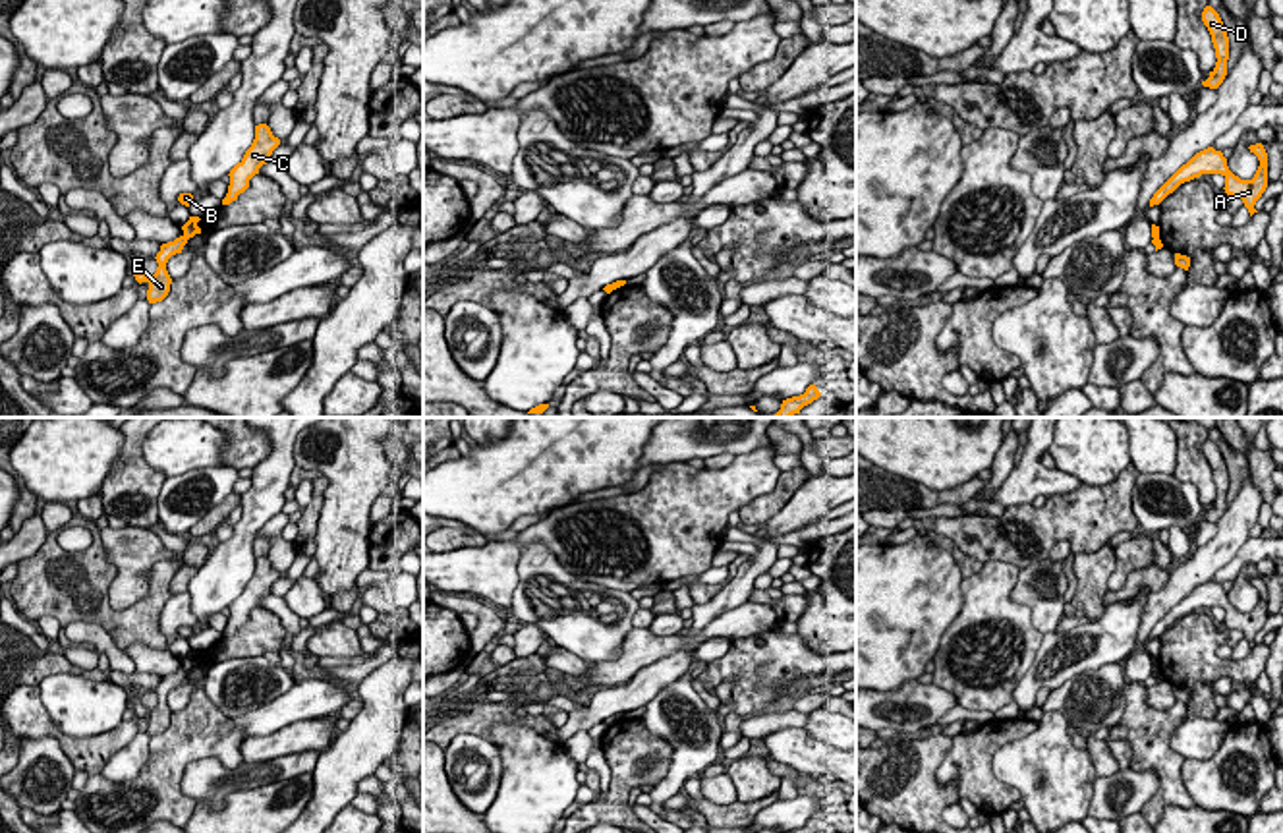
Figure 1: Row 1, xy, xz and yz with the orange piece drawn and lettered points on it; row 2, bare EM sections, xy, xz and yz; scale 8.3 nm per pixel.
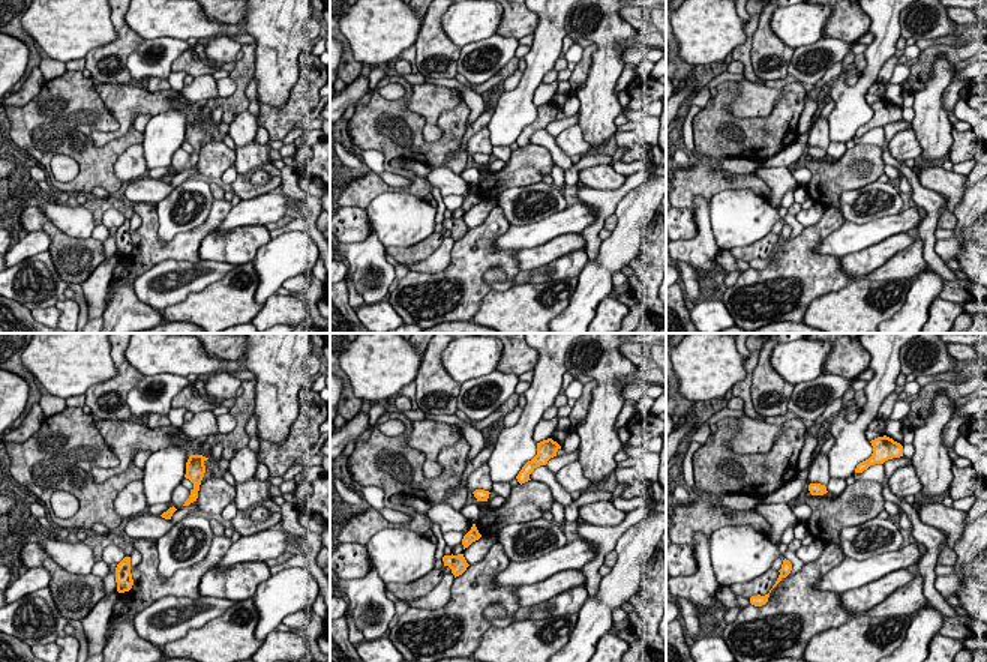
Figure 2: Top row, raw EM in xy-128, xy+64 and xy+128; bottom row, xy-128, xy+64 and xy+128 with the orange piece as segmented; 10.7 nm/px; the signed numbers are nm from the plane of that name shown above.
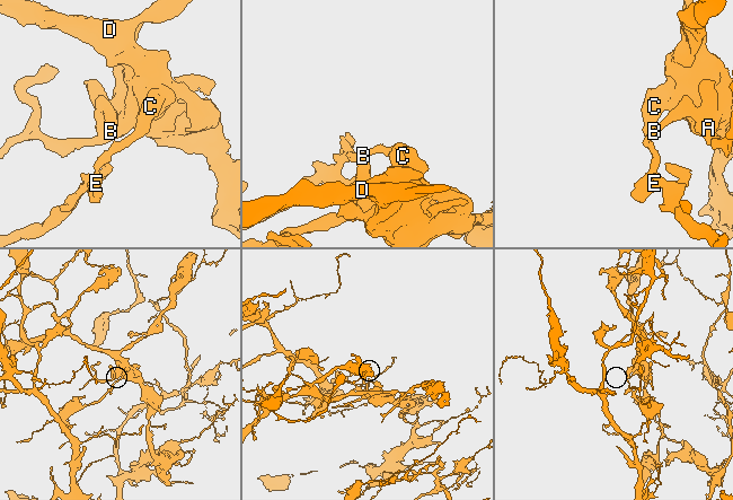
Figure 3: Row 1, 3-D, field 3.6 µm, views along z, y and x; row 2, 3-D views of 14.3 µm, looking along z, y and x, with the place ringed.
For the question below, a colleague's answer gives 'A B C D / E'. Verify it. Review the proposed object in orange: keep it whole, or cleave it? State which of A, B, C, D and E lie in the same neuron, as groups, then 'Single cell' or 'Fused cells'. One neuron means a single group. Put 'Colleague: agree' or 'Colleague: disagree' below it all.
Groups: A B C D / E. Fused cells
Colleague: agree

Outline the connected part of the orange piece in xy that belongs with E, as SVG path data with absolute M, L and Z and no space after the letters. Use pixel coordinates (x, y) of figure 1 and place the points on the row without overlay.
M184 669L176 671L174 675L162 676L160 684L155 690L158 700L153 709L147 709L139 702L133 704L133 709L139 717L141 715L149 717L149 723L147 723L149 736L162 734L168 729L172 711L166 704L166 696L172 688L182 686L185 676L187 676L187 673Z

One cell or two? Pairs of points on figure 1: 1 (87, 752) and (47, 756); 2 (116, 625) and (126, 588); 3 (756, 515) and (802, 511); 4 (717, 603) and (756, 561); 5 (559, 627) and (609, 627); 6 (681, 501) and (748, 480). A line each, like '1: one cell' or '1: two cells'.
1: two cells
2: two cells
3: two cells
4: one cell
5: one cell
6: one cell

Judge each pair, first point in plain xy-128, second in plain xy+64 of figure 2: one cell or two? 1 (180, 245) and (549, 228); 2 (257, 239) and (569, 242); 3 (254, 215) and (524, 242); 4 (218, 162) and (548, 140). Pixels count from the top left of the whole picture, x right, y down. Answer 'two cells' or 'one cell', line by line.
1: two cells
2: one cell
3: one cell
4: two cells

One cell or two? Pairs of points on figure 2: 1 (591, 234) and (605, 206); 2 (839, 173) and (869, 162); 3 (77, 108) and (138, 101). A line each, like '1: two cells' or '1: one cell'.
1: one cell
2: one cell
3: two cells

